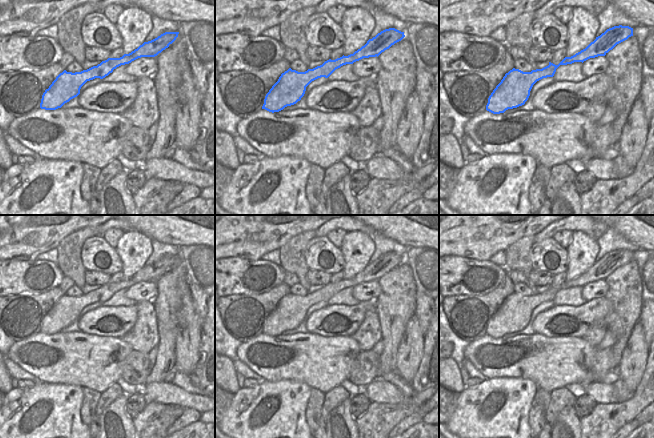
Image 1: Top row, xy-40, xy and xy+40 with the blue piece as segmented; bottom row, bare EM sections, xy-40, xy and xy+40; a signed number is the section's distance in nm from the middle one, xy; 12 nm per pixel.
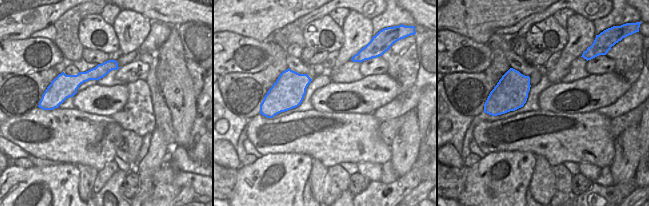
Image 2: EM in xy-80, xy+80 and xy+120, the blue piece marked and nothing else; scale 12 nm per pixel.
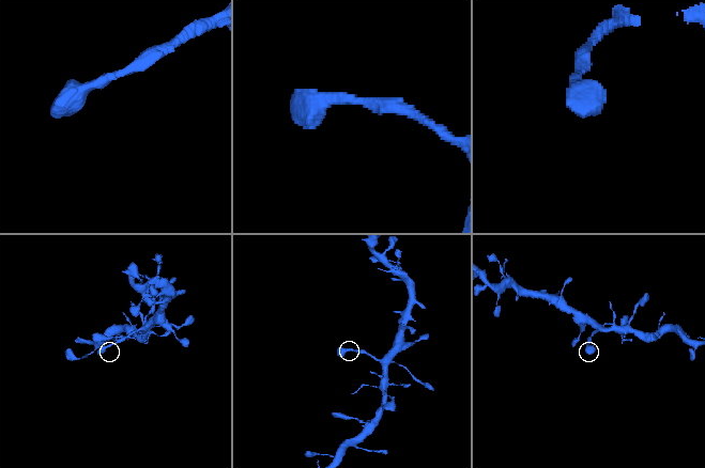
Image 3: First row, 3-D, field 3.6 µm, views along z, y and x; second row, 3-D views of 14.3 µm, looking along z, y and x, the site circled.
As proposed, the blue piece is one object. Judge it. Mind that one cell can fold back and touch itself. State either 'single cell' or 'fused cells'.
single cell

